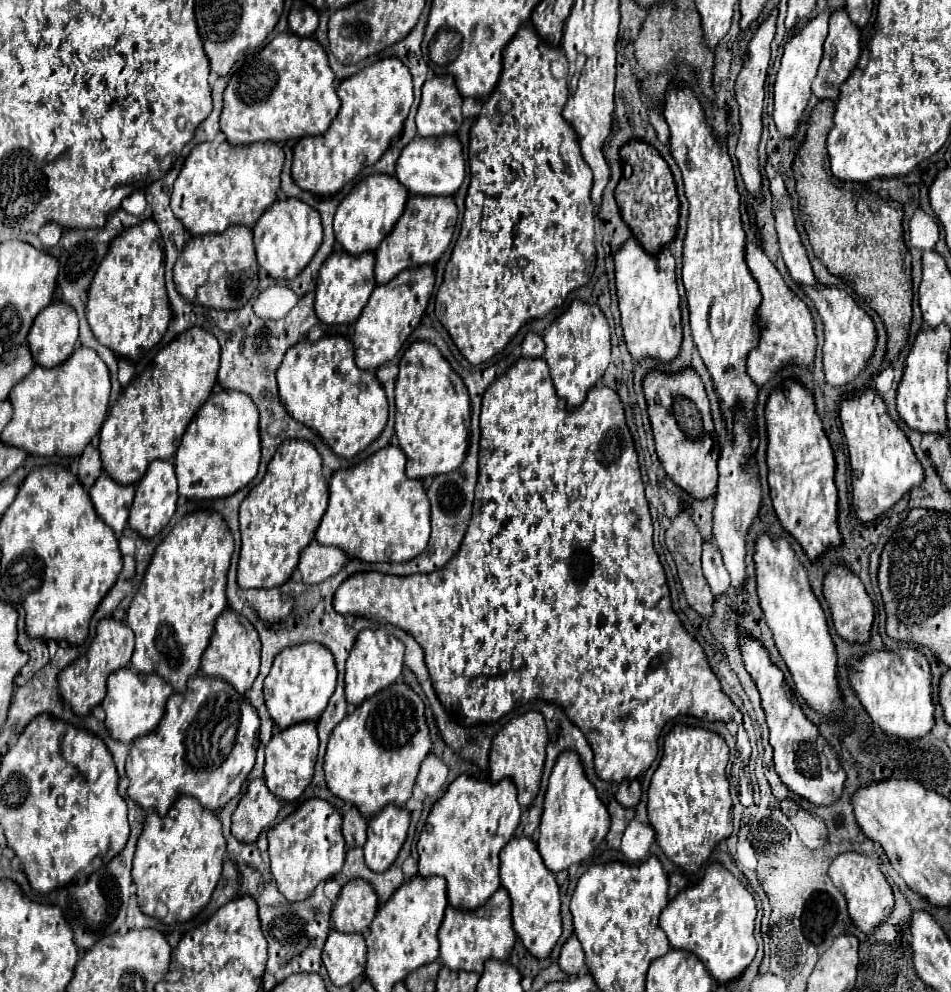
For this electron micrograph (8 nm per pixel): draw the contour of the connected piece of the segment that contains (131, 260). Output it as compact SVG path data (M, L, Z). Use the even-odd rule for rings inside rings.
M143 220L119 234L111 246L103 262L99 264L99 270L95 272L91 286L89 286L89 300L87 300L87 322L91 326L91 332L103 346L111 348L119 358L137 360L143 352L151 350L165 334L169 320L171 320L171 306L165 290L163 280L163 248L161 248L161 230L157 222Z

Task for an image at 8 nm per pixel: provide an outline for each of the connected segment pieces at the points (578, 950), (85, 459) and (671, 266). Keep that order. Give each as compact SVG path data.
M573 934L567 938L567 942L561 946L561 956L559 956L559 966L563 972L569 976L579 976L585 974L585 960L583 960L583 948L579 938Z
M87 446L81 454L81 460L79 460L79 480L83 484L85 490L89 490L95 482L95 478L99 478L101 474L101 458L99 458L99 450L95 446Z
M635 238L627 240L615 256L617 296L621 310L621 326L627 342L627 350L635 362L645 358L669 364L681 352L681 308L675 278L675 258L669 248L659 254L647 254Z

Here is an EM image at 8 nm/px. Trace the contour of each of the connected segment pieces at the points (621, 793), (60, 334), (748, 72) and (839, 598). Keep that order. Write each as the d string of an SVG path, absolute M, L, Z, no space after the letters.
M625 780L619 784L615 796L623 806L633 808L633 806L637 806L637 802L641 798L641 784L637 780Z
M51 302L35 316L27 344L33 360L47 368L61 364L75 350L77 314L65 302Z
M777 10L759 26L759 30L755 32L753 40L749 42L749 56L745 60L745 66L741 70L741 74L737 76L737 84L735 84L735 94L737 94L737 102L739 102L739 112L741 112L741 136L739 136L739 144L737 144L737 160L739 160L739 172L741 178L745 182L747 192L761 204L763 202L763 190L761 190L761 174L759 174L759 154L757 154L757 146L761 140L761 108L763 108L763 84L765 84L765 76L767 76L767 68L769 68L769 44L775 36L775 20L777 20Z
M837 566L833 572L829 572L825 576L823 582L823 594L825 600L829 604L831 616L833 616L833 624L837 634L847 640L849 644L861 644L867 646L871 642L871 626L873 626L873 602L867 596L861 580L851 574L845 566Z

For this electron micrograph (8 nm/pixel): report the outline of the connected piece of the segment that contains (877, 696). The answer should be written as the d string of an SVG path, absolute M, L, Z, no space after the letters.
M909 648L869 652L859 660L849 660L851 686L857 692L867 714L889 736L903 740L921 740L931 734L935 726L935 704L931 688L931 668L927 658Z

